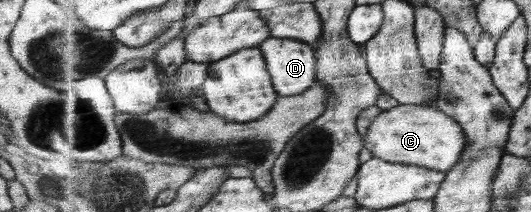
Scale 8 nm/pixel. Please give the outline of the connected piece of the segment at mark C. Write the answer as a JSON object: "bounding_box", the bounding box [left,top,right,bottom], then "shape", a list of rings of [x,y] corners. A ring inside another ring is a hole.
{"bounding_box":[365,104,468,172],"shape":[[[399,104],[382,112],[372,123],[365,138],[365,147],[374,157],[388,162],[413,164],[448,172],[461,161],[468,141],[461,123],[437,106]]]}

